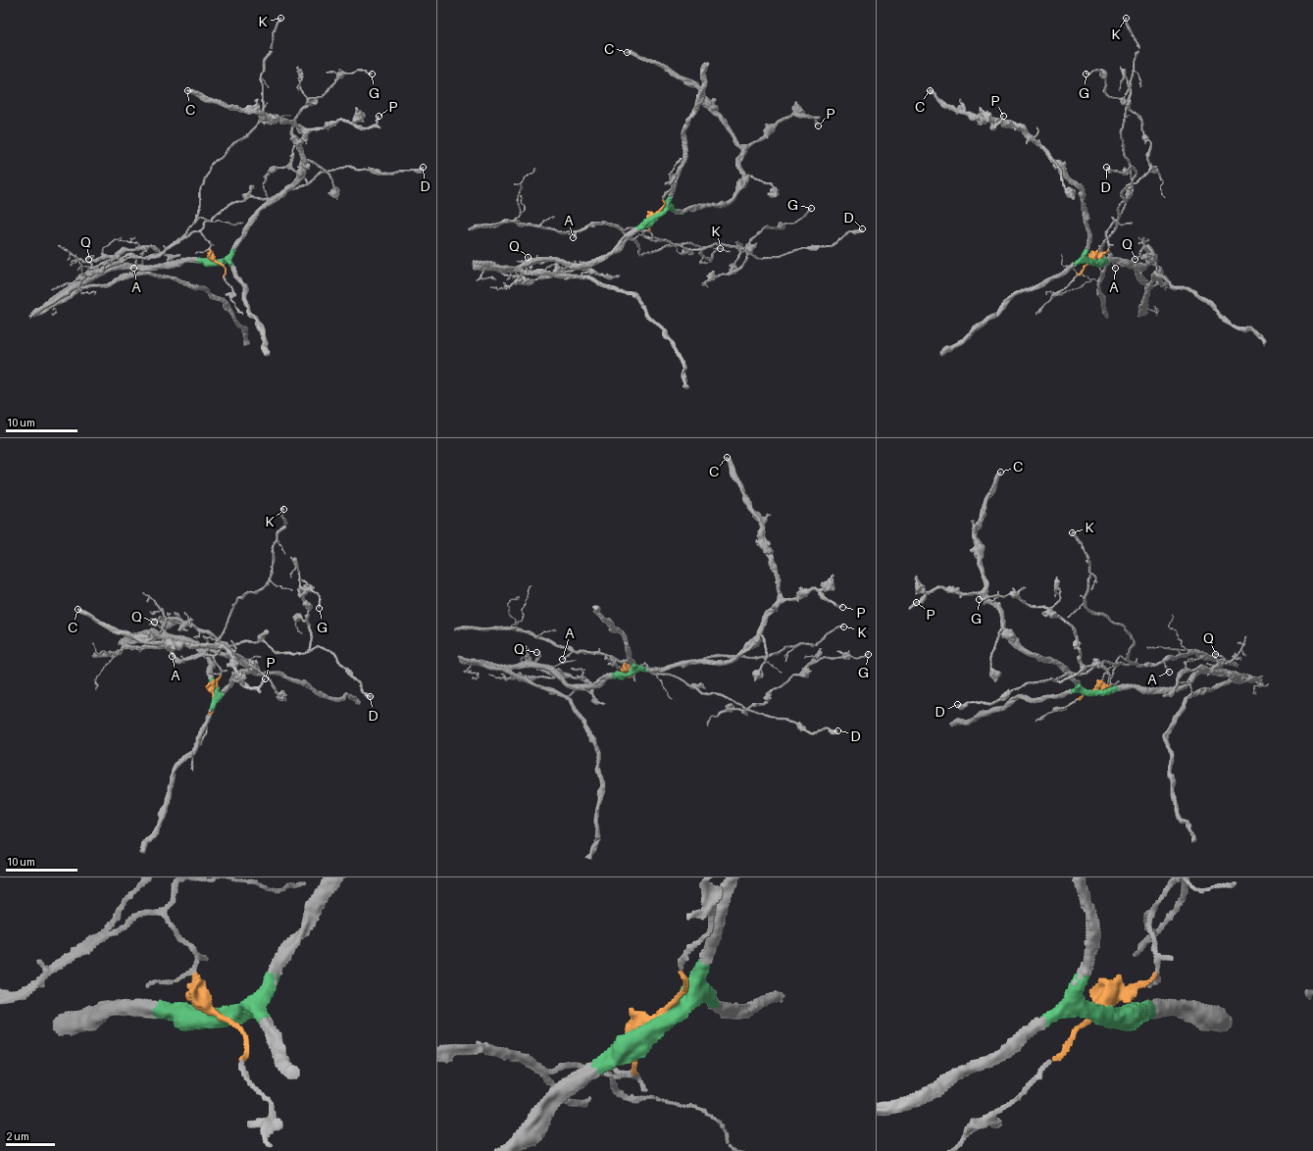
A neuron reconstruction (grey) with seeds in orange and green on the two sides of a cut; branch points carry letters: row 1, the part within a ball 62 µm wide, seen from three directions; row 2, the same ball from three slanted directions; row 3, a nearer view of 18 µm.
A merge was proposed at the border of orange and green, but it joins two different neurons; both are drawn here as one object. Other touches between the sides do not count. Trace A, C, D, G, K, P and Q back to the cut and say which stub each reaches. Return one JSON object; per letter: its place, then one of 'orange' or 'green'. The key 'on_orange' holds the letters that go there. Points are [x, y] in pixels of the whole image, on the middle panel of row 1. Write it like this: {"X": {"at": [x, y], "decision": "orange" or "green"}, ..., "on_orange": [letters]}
{"A": {"at": [573, 237], "decision": "orange"}, "C": {"at": [627, 52], "decision": "green"}, "D": {"at": [862, 228], "decision": "orange"}, "G": {"at": [811, 208], "decision": "orange"}, "K": {"at": [720, 248], "decision": "orange"}, "P": {"at": [818, 125], "decision": "green"}, "Q": {"at": [528, 257], "decision": "green"}, "on_orange": ["A", "D", "G", "K"]}

